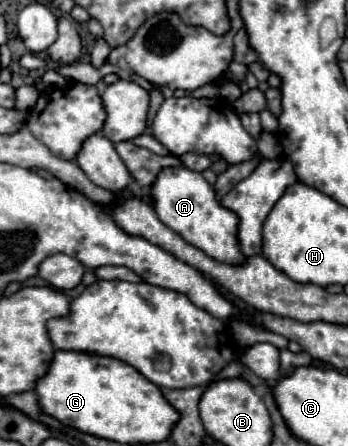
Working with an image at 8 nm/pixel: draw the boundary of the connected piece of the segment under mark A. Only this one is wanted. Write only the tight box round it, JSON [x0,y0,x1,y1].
[149,167,245,263]

